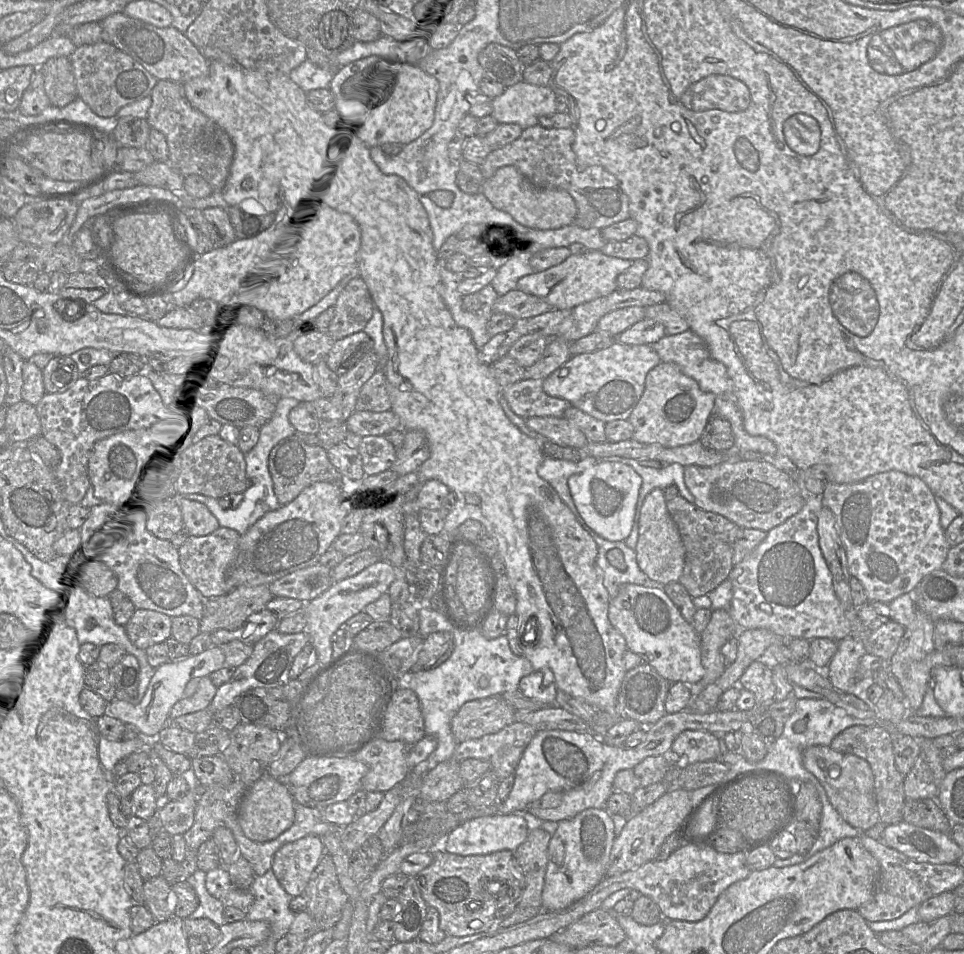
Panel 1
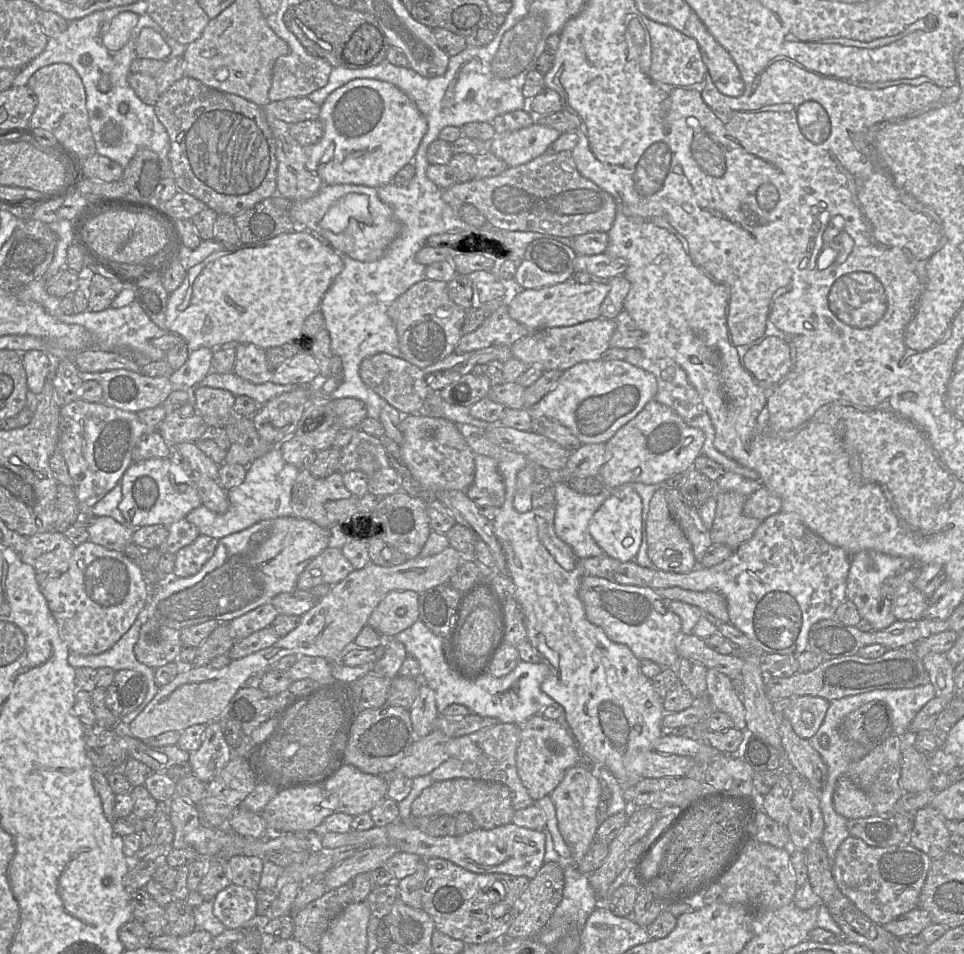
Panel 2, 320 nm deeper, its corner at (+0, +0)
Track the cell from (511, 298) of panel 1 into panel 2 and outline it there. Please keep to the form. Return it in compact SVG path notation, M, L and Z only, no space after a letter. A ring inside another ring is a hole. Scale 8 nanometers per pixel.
M506 301L489 314L475 331L463 334L454 352L462 354L495 345L512 346L529 333L528 328L510 317Z

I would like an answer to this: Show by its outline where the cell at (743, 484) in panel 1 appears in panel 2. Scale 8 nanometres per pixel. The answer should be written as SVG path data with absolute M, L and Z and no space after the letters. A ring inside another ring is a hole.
M737 492L716 494L717 508L711 529L713 543L723 544L735 550L753 537L762 521L744 514L747 498Z

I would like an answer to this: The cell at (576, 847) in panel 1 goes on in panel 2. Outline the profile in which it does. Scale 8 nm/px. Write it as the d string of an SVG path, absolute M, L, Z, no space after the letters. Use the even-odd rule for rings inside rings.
M577 764L567 770L563 779L550 794L556 809L558 826L563 839L572 853L572 862L577 864L586 855L595 841L600 825L598 803L602 794L599 779L586 764Z

